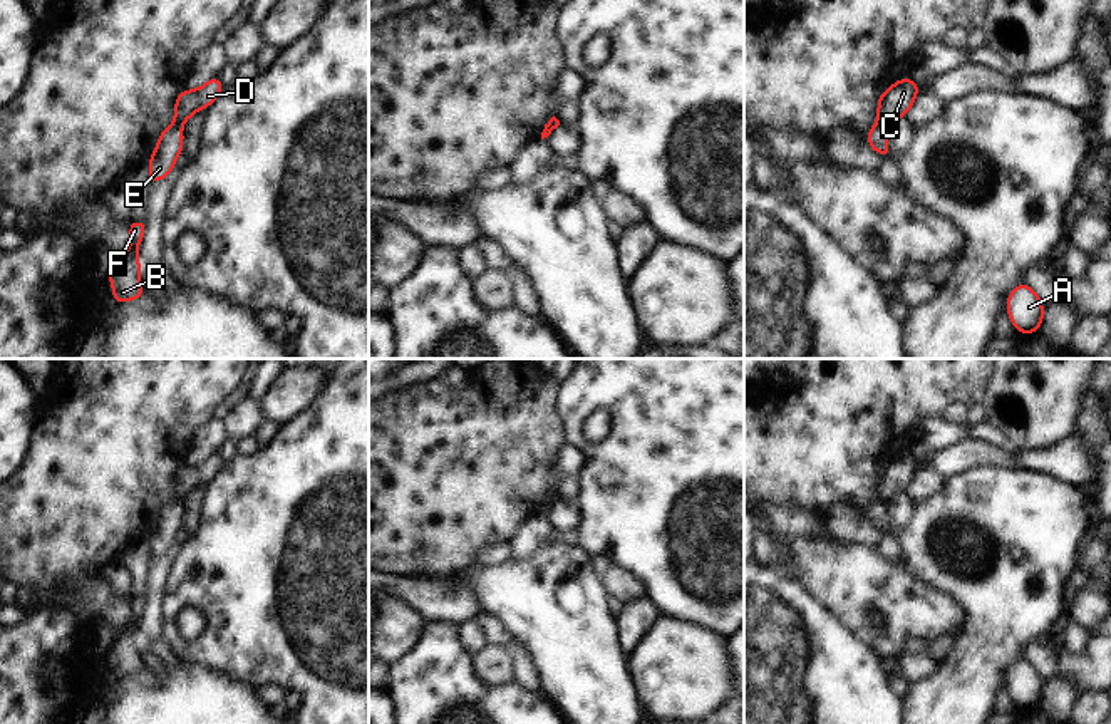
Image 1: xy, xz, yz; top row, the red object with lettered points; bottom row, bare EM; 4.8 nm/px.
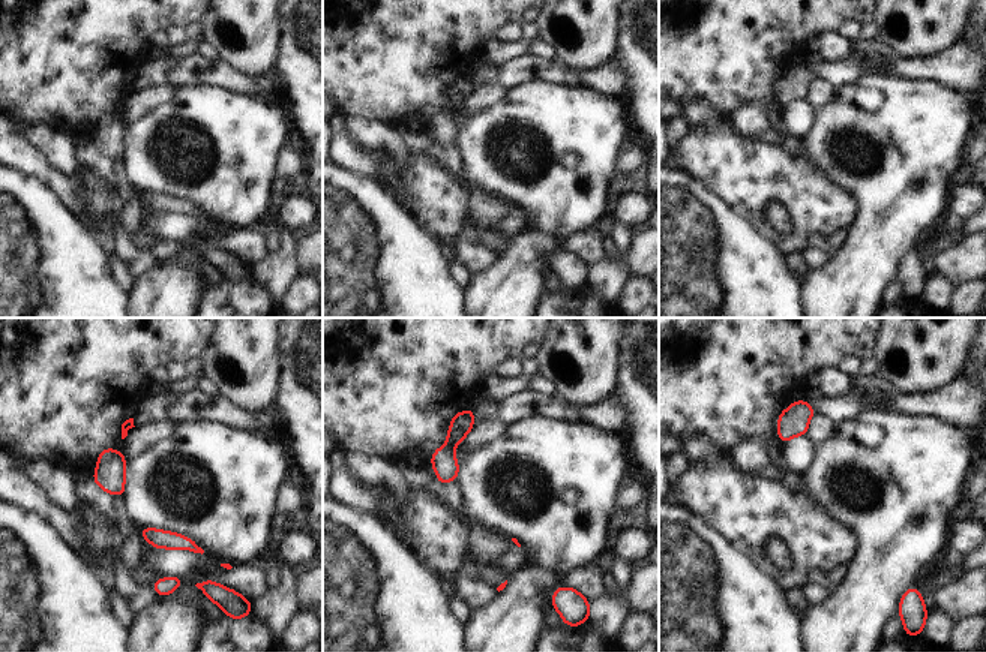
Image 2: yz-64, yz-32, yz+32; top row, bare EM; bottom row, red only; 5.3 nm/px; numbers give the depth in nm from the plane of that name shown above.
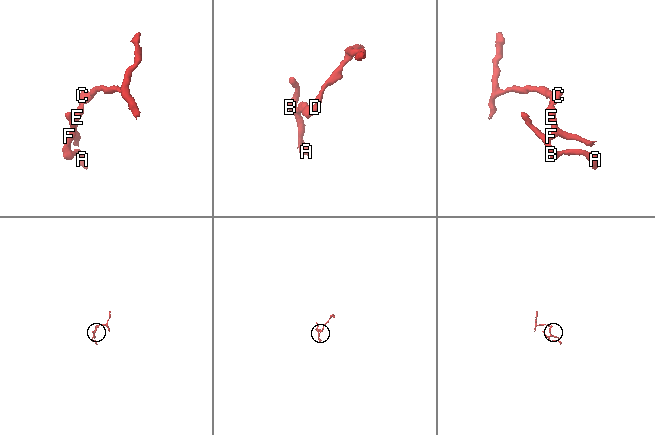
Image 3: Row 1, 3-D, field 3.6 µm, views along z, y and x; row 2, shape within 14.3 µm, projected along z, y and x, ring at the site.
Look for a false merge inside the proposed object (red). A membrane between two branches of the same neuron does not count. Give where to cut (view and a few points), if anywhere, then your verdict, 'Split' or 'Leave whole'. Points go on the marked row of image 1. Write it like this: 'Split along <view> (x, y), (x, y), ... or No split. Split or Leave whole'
Split along yz (877, 123), (885, 128). Split.

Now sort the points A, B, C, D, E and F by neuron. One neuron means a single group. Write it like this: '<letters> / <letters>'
A B E F / C D

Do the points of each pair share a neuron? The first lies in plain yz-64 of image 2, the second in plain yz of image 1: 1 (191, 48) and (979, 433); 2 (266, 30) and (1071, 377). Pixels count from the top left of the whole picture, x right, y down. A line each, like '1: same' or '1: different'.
1: different
2: same

